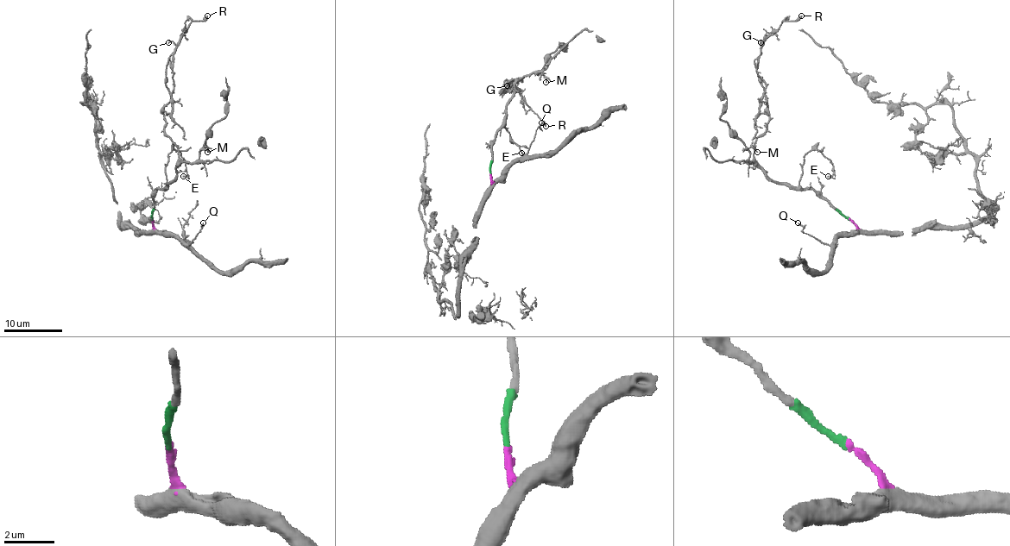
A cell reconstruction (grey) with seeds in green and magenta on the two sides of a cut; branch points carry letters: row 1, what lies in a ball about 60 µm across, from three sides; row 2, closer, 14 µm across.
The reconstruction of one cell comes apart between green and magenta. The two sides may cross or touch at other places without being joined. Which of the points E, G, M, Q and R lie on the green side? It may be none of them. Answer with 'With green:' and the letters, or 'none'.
With green: E, G, M, R

